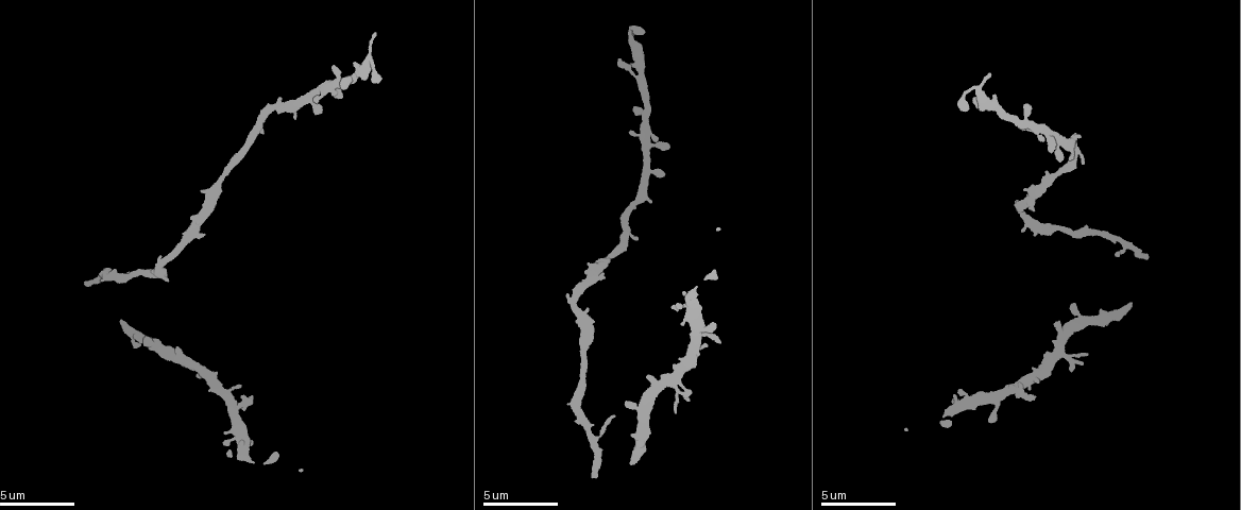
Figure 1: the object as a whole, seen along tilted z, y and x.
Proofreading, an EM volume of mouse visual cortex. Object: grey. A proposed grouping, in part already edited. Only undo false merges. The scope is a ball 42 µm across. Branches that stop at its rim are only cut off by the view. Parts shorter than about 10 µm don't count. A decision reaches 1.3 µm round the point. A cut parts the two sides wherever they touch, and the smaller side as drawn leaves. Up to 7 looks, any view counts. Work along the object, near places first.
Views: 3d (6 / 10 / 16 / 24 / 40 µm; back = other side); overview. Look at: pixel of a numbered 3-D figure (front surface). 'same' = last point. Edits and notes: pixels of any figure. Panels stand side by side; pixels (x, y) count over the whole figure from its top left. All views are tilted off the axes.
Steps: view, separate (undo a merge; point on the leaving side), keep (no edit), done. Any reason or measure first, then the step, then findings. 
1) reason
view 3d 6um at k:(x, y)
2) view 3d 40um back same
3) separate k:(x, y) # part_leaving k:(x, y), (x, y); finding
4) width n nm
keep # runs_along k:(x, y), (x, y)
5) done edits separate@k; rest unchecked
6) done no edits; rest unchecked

narrows sharply
view 3d 10um at 1:(583, 283)

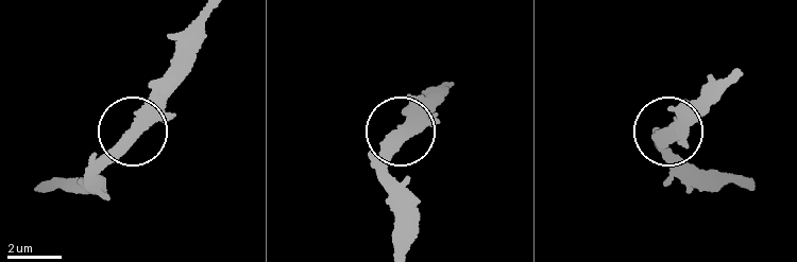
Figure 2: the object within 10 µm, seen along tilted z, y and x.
width 370 nm
keep # runs_along 2:(46, 188), (68, 189), (95, 169), (184, 65); all the same neuron

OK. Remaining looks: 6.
view 3d 6um at 1:(1068, 231)

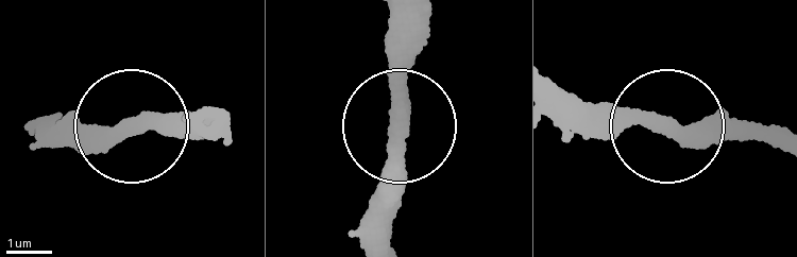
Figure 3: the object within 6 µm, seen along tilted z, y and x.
from behind
view 3d 6um back at 3:(132, 131)

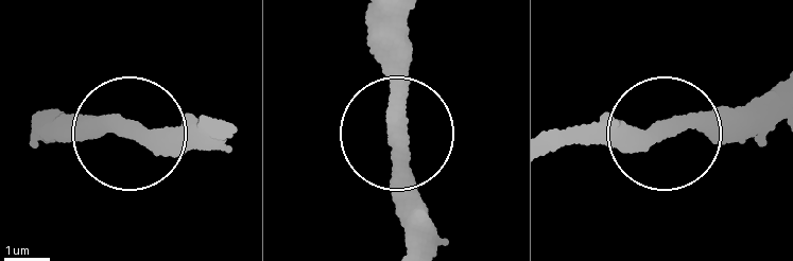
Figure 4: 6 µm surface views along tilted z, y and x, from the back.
width 330 nm
keep # runs_along 4:(399, 140), (432, 229); one neuron here

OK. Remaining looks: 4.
a narrow waist
view 3d 6um at 1:(1059, 171)

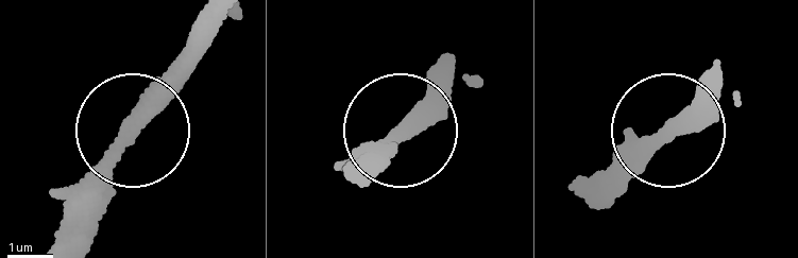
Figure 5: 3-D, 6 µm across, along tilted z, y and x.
keep # runs_along 5:(70, 237), (219, 28); one neuron here

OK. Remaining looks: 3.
done no edits; rest unchecked

